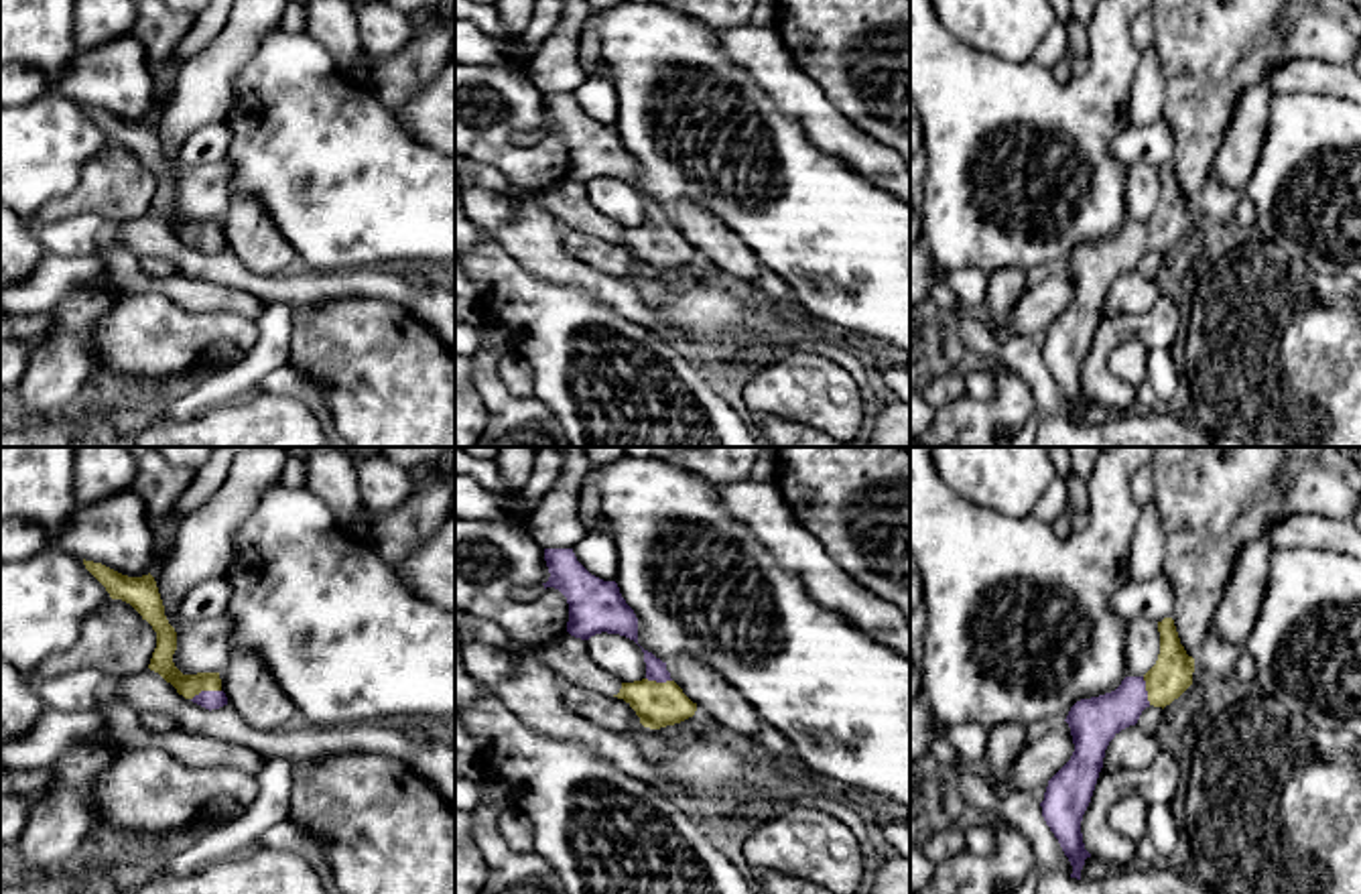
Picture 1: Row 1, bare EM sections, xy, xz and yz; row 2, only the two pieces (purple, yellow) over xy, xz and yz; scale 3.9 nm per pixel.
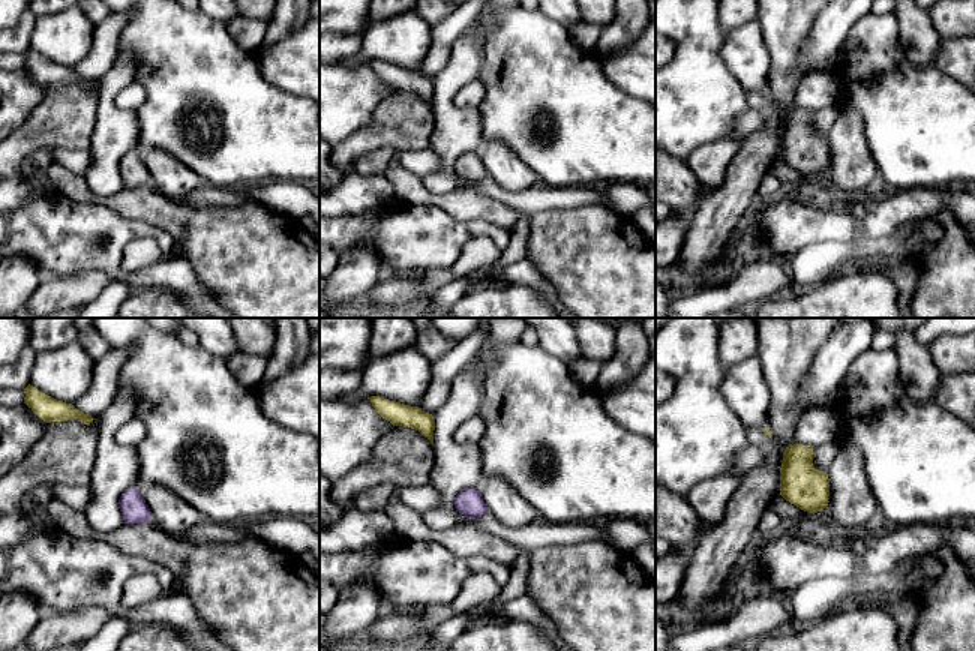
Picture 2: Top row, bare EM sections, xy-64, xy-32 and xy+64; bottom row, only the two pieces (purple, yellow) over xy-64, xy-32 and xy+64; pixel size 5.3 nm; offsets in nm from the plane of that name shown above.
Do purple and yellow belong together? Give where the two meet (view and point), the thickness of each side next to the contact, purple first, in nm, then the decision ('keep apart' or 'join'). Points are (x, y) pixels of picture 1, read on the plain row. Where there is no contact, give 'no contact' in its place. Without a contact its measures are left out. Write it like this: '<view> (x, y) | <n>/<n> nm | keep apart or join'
xy (206, 236) | 80/90 nm | join

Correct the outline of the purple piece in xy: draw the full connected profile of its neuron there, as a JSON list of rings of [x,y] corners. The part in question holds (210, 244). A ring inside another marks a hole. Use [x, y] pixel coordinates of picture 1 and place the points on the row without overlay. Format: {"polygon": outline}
{"polygon": [[[83,104],[83,110],[106,132],[112,144],[130,148],[156,177],[156,193],[148,209],[150,215],[171,228],[179,240],[209,256],[228,250],[219,217],[183,219],[175,211],[177,177],[165,161],[165,150],[150,118],[128,122],[102,108]]]}

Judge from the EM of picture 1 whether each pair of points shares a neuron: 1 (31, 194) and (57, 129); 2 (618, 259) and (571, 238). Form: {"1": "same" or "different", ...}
{"1": "same", "2": "same"}

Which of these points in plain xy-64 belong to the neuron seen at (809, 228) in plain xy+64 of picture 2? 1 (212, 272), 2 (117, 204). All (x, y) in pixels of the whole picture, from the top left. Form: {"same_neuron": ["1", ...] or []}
{"same_neuron": []}

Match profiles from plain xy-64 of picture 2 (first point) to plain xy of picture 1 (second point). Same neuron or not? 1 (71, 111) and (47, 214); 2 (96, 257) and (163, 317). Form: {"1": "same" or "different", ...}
{"1": "same", "2": "same"}

